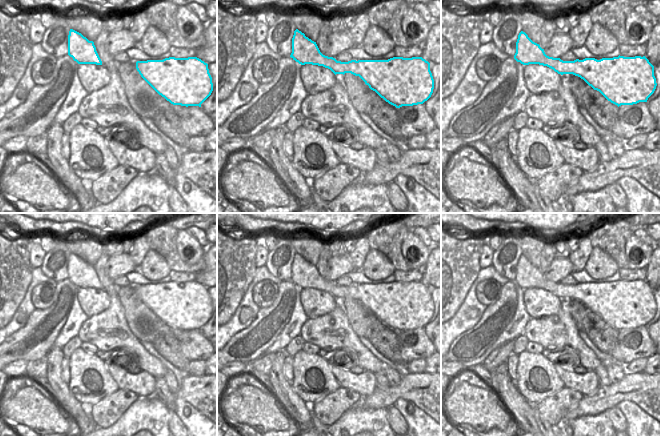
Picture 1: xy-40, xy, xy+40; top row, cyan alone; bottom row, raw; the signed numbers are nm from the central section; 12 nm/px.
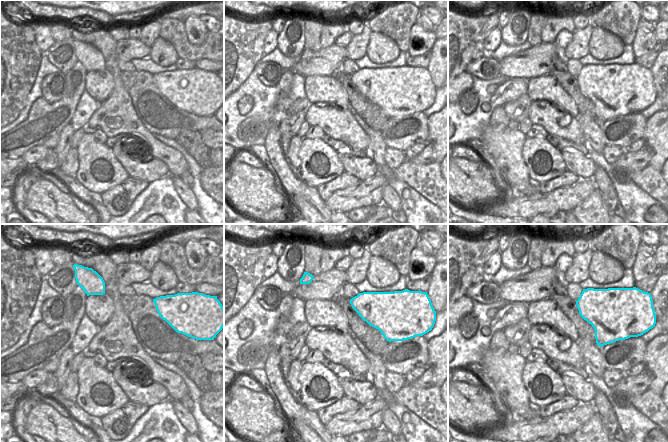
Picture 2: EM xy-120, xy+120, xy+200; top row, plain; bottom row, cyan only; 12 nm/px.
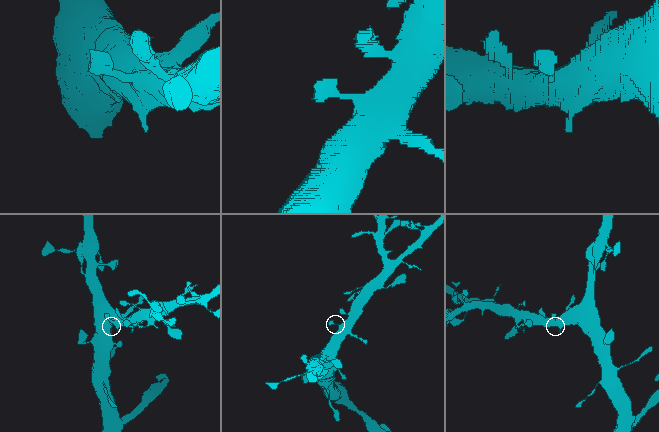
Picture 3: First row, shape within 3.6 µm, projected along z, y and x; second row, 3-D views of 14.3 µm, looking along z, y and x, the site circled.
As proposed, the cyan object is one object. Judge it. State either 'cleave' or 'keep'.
keep

